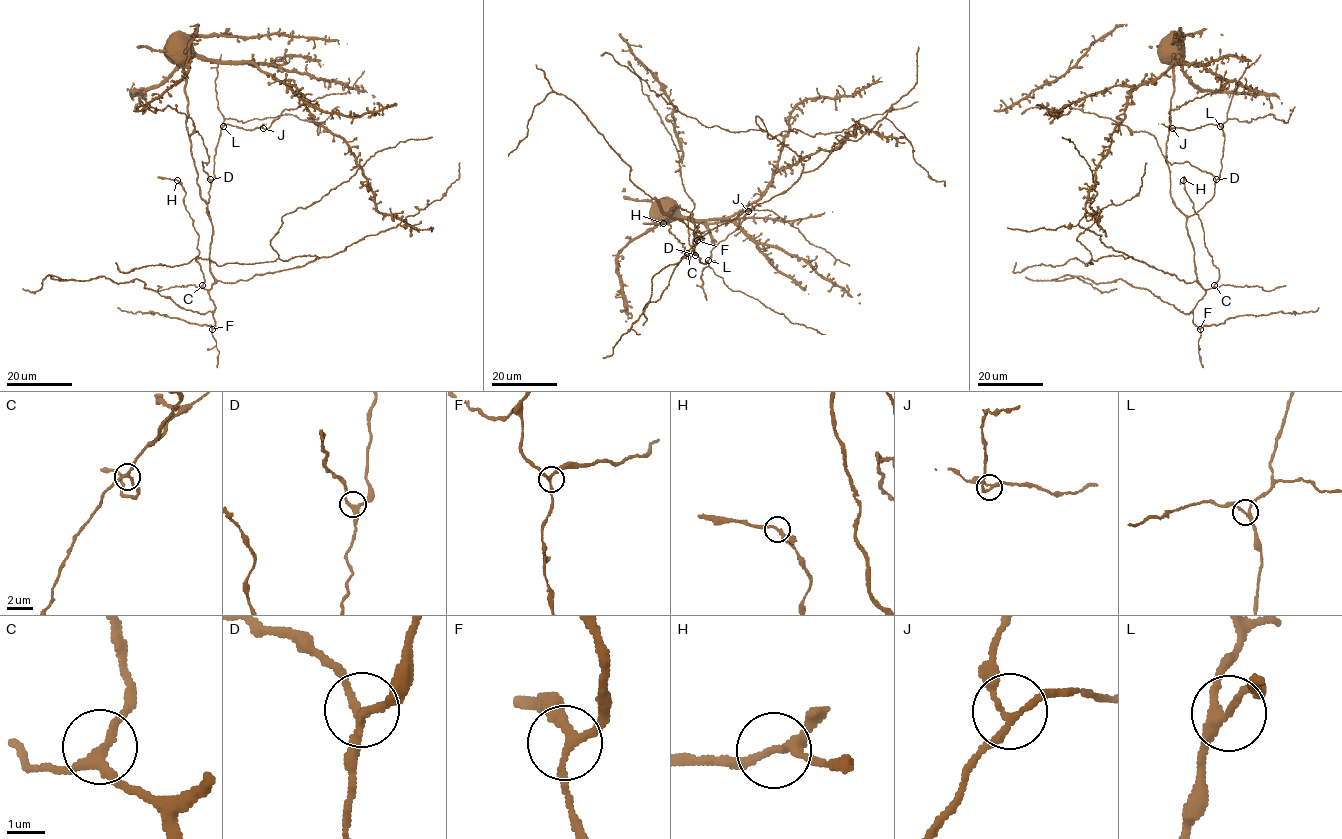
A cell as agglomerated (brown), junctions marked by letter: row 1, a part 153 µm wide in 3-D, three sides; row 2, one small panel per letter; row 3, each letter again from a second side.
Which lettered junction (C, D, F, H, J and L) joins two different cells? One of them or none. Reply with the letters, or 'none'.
H

